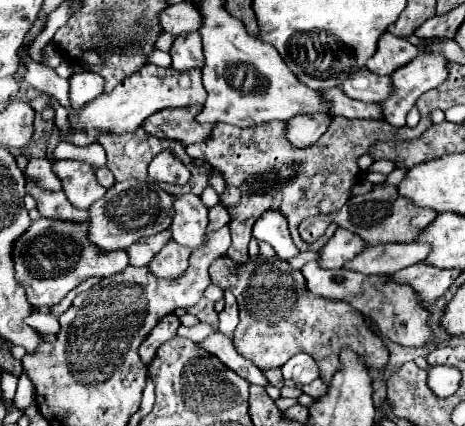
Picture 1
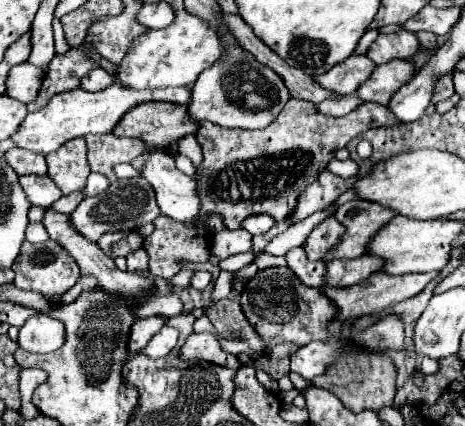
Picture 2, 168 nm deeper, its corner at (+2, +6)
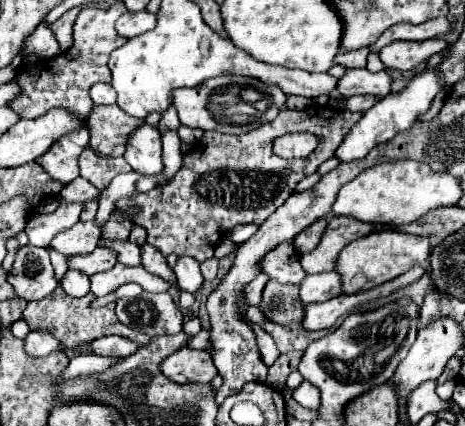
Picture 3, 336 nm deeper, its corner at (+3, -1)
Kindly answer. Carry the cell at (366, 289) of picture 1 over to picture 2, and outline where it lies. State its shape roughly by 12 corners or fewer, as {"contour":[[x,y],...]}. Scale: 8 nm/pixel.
{"contour":[[304,248],[284,254],[288,268],[306,286],[324,288],[322,260],[310,262]]}

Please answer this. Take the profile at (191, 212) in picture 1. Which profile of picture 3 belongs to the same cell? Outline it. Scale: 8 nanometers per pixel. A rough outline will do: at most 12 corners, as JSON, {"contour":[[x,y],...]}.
{"contour":[[145,123],[123,159],[139,175],[161,175],[161,133]]}

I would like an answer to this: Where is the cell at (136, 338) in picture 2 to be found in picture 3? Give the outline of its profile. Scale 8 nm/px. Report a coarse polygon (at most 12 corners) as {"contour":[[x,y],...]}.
{"contour":[[121,335],[99,337],[91,343],[95,355],[127,357],[139,343]]}

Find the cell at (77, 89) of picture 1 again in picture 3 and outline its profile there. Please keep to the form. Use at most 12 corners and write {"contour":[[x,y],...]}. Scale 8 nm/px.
{"contour":[[95,83],[89,91],[95,105],[115,103],[111,83]]}

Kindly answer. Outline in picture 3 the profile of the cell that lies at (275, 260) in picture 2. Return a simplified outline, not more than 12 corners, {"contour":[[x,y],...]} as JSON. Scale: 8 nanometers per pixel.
{"contour":[[259,273],[245,287],[245,303],[259,305],[269,275]]}

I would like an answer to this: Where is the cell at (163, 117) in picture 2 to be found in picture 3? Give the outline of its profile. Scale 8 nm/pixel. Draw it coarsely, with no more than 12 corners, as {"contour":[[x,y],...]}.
{"contour":[[95,105],[87,123],[93,151],[121,157],[145,119]]}

